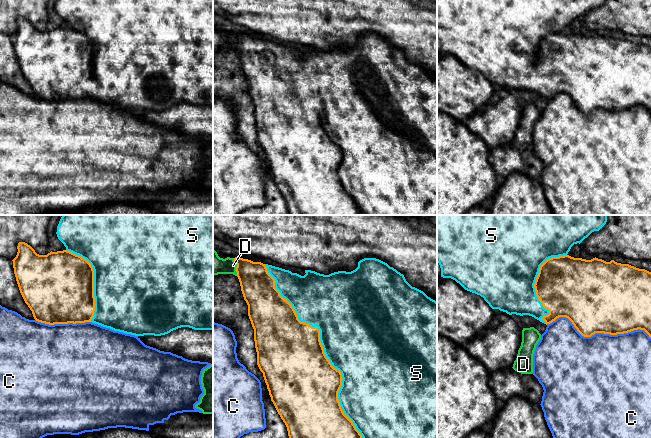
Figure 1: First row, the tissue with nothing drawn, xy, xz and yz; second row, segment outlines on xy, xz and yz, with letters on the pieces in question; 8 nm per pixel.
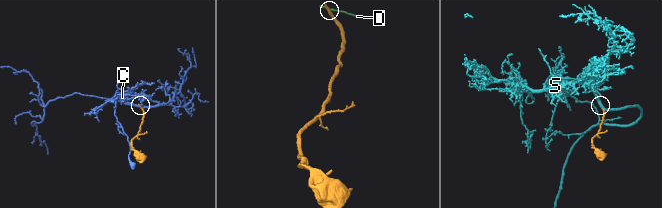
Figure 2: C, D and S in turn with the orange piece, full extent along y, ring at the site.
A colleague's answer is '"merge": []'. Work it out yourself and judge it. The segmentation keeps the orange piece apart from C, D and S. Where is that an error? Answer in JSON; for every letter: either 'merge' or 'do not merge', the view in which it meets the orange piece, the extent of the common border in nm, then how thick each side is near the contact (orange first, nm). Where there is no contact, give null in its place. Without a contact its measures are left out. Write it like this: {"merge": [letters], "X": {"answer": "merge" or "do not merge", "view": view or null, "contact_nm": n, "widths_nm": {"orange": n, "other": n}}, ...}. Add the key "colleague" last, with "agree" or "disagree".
{"merge": ["S"], "C": {"answer": "do not merge", "view": "yz", "contact_nm": 850, "widths_nm": {"orange": 500, "other": 460}}, "D": {"answer": "do not merge", "view": "xz", "contact_nm": 150, "widths_nm": {"orange": 280, "other": 160}}, "S": {"answer": "merge", "view": "xz", "contact_nm": 1600, "widths_nm": {"orange": 500, "other": 500}}, "colleague": "disagree"}

